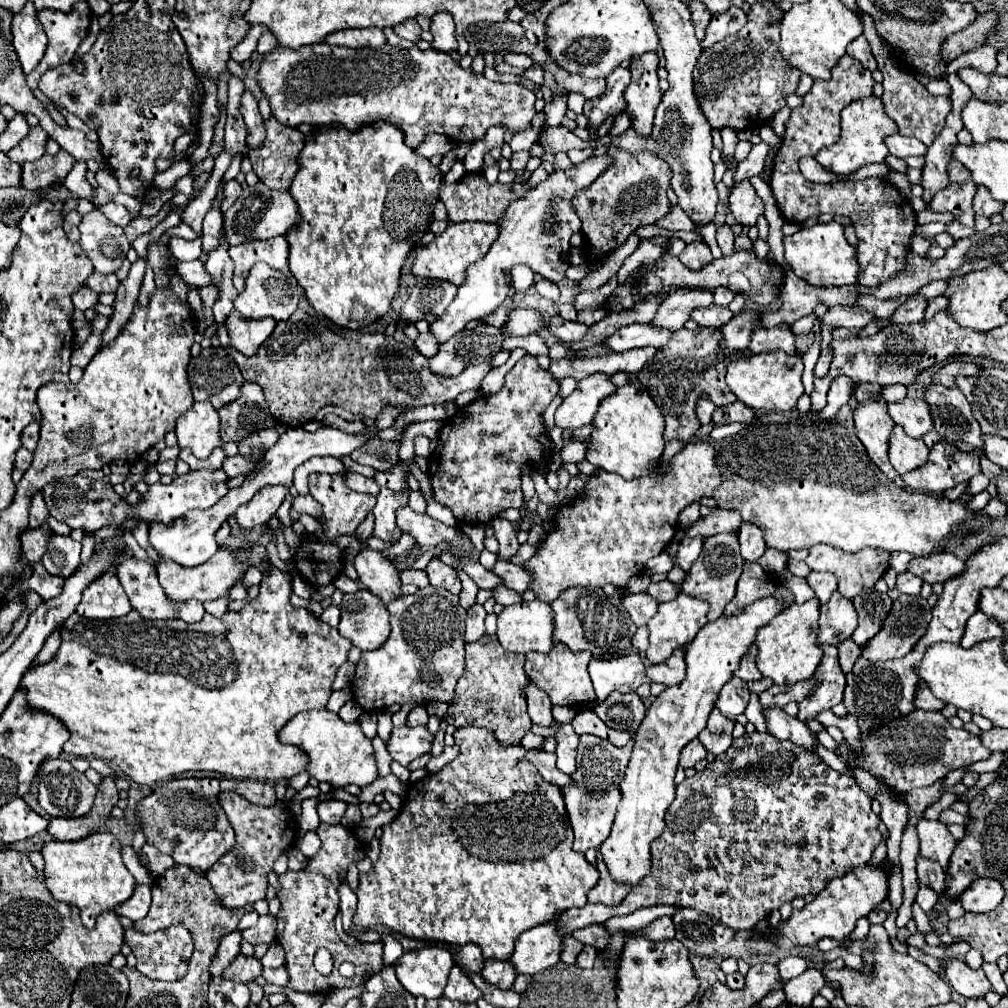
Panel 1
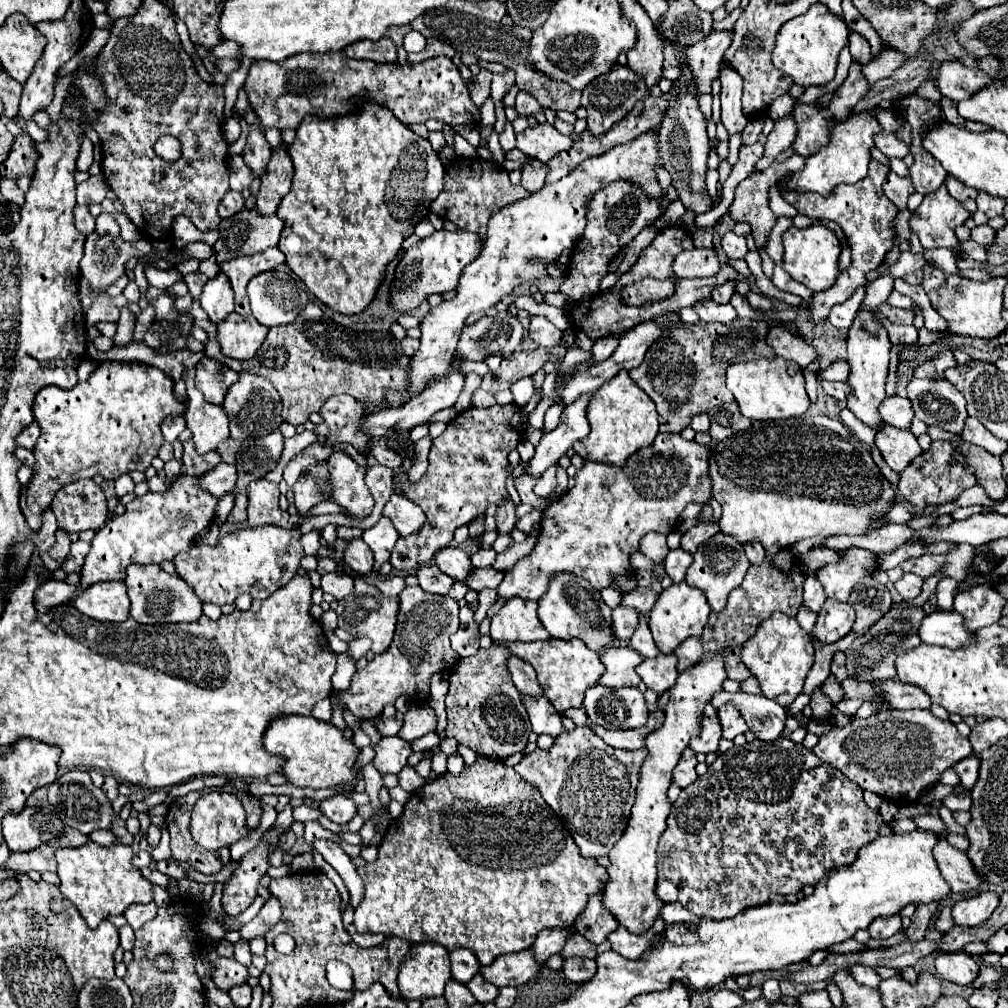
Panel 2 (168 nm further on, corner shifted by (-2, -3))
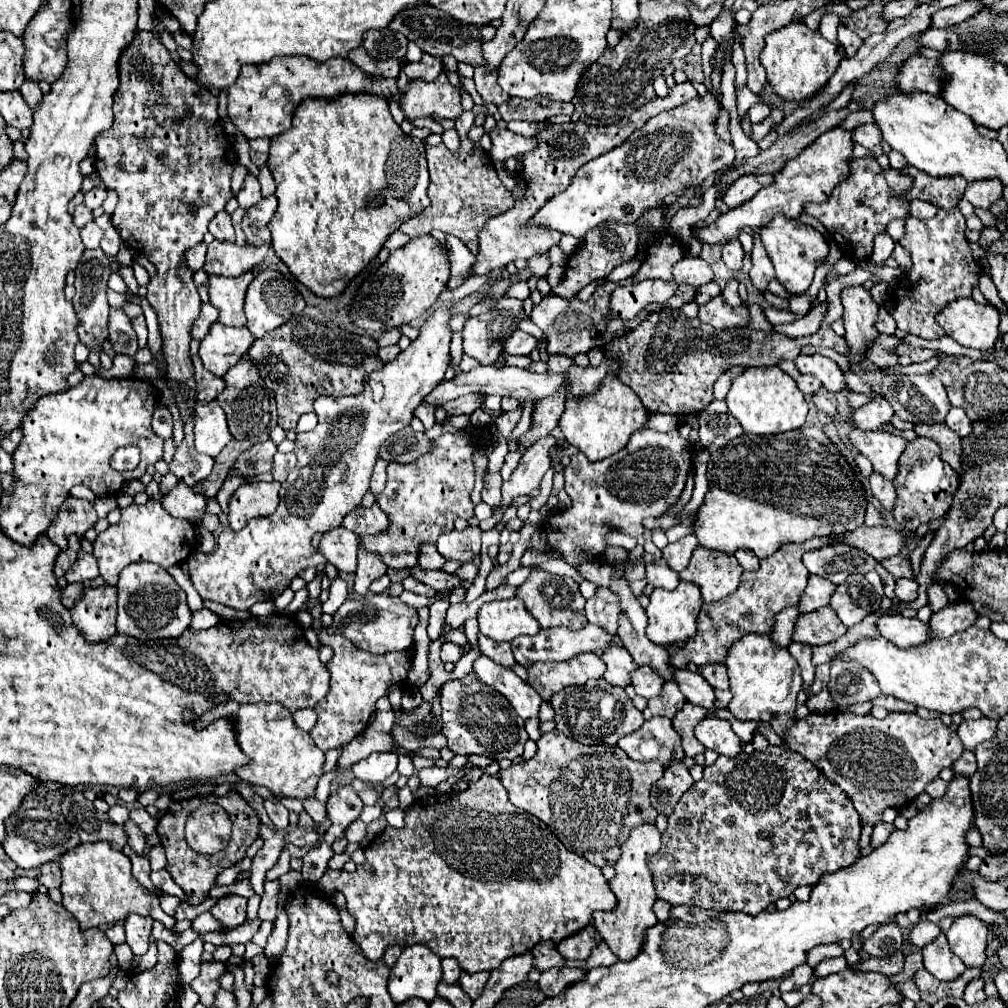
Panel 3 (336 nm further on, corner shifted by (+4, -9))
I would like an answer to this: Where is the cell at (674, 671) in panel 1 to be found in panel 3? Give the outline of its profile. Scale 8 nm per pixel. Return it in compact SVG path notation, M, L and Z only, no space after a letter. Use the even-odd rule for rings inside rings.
M640 666L638 670L632 672L632 686L638 696L644 698L654 698L660 694L664 680L648 666Z

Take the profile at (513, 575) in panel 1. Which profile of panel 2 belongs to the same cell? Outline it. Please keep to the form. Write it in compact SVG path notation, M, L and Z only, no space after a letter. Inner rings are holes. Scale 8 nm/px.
M492 566L490 568L476 568L472 578L468 578L468 586L476 592L484 590L484 588L498 588L500 582L502 582L504 574L500 570L494 570Z

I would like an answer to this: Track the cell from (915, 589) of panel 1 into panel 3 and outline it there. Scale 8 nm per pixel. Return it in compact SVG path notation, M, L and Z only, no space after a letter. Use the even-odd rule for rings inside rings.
M910 578L896 580L894 592L896 592L896 596L898 596L900 602L912 602L918 596L918 582L916 580L910 580Z

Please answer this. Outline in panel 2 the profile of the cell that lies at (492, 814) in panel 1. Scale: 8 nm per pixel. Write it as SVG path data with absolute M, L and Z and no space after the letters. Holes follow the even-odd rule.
M478 754L476 762L466 768L460 774L440 774L436 780L426 782L424 786L420 786L418 790L414 790L410 794L408 804L404 806L404 812L400 818L392 820L390 826L386 828L384 840L378 848L378 860L372 864L366 864L364 868L358 868L360 878L364 880L366 886L366 894L360 902L360 906L354 910L354 926L356 932L382 932L384 936L396 936L408 942L434 942L444 946L446 950L456 950L456 948L470 948L478 962L482 966L492 964L498 956L508 954L508 952L520 952L526 950L534 944L536 936L540 930L546 928L558 928L558 926L572 926L576 916L586 908L586 902L592 894L600 892L602 886L608 880L606 868L596 864L596 858L584 858L578 852L578 846L574 844L568 828L562 824L562 820L554 814L554 810L544 802L540 790L526 782L518 772L514 772L512 768L508 770L508 766L504 766L500 760L496 758L488 758Z

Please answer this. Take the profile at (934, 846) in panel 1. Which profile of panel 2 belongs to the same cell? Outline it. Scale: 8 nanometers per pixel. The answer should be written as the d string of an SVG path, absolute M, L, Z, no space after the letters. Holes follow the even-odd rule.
M938 838L938 844L934 846L934 858L938 862L942 876L950 884L952 894L960 894L960 892L978 888L982 884L980 876L972 870L968 856L956 850L946 838Z

